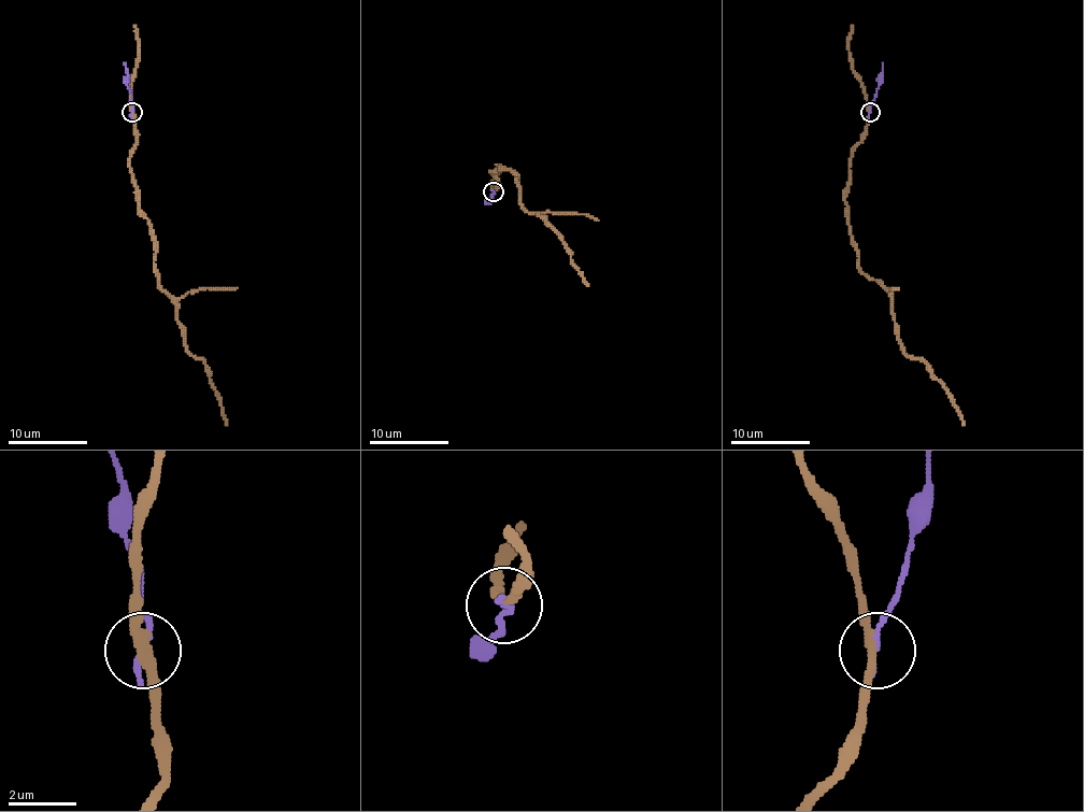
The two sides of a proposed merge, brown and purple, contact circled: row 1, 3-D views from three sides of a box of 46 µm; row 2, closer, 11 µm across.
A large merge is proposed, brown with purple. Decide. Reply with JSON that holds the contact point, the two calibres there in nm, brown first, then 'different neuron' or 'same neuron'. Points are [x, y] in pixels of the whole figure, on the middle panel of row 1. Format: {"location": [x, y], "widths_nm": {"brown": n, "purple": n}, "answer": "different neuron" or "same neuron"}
{"location": [494, 191], "widths_nm": {"brown": 280, "purple": 190}, "answer": "different neuron"}

